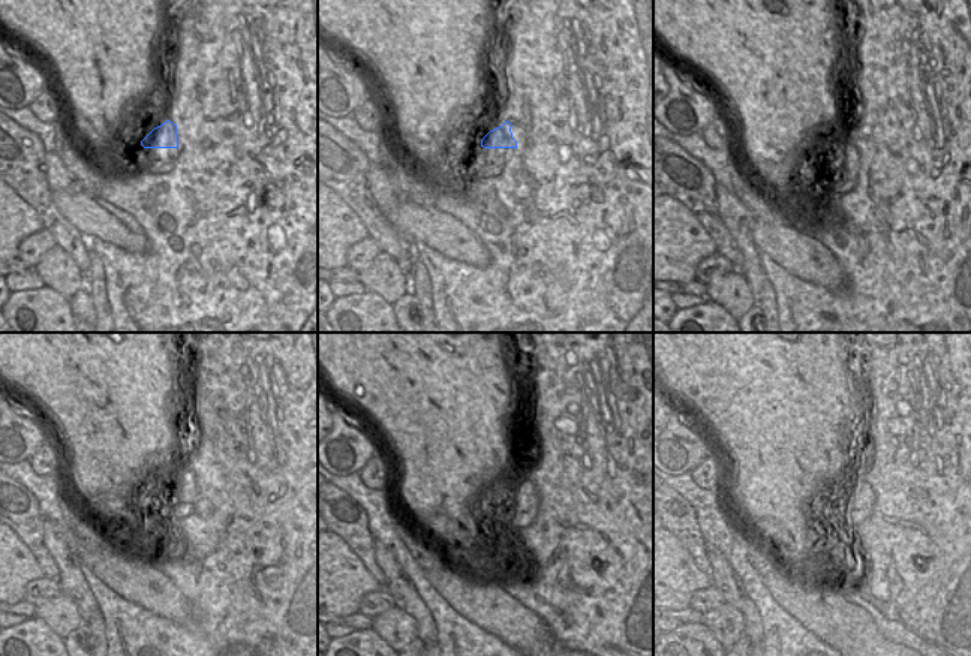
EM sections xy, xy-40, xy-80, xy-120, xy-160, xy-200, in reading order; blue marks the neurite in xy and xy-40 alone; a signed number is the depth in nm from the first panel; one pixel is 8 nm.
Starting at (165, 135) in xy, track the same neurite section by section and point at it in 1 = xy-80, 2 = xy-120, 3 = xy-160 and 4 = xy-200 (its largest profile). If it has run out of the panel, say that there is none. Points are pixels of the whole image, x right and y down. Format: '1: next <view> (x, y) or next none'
1: next xy-80 (848, 166)
2: next xy-120 (183, 492)
3: next xy-160 (523, 500)
4: next xy-200 (862, 497)

